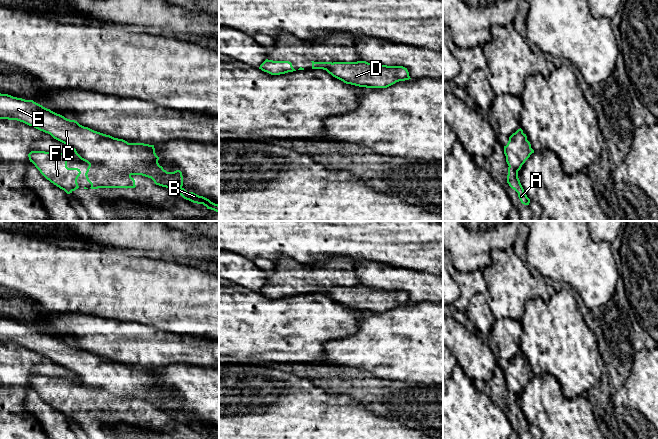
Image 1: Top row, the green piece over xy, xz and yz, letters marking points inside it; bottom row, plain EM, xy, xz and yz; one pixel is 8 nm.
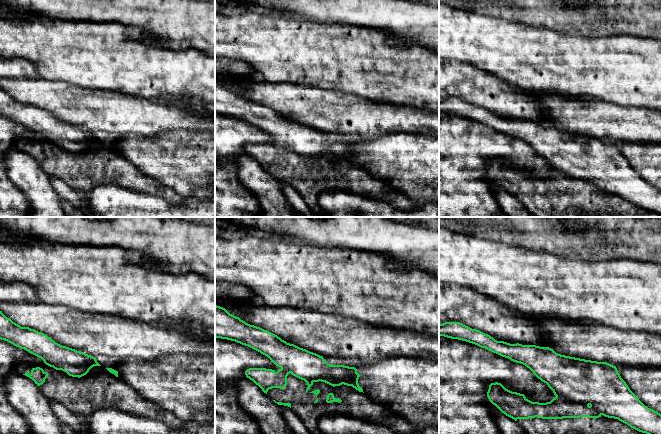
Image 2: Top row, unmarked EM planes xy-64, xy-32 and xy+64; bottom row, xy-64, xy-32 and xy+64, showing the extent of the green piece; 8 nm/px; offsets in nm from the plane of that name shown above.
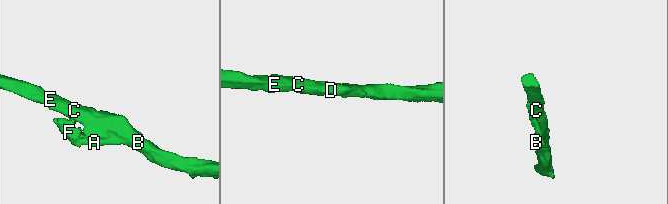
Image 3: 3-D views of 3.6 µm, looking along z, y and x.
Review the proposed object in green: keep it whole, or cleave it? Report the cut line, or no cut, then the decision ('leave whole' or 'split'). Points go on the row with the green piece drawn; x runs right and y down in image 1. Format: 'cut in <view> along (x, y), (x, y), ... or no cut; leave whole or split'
cut in xy along (88, 162), (103, 164), (115, 172), (130, 175); split

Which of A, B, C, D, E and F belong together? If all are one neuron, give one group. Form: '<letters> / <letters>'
A F / B C D E

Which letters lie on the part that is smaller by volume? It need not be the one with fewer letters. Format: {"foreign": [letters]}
{"foreign": ["A", "F"]}

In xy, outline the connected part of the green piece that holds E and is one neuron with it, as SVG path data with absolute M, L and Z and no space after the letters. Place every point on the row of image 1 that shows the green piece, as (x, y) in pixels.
M0 93L0 119L17 120L40 131L50 134L54 139L71 147L75 154L87 163L102 164L115 173L128 175L142 175L151 178L156 185L175 190L184 199L193 203L203 204L207 209L219 213L219 205L193 192L187 192L183 186L183 176L180 170L167 172L159 165L159 157L155 153L154 145L144 143L128 143L123 139L114 138L88 127L80 125L50 109L34 102Z

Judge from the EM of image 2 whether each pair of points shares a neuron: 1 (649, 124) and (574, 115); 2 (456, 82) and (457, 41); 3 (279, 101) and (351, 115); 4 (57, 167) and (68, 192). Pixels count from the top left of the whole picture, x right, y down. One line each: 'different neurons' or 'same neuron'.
1: same neuron
2: different neurons
3: same neuron
4: different neurons

